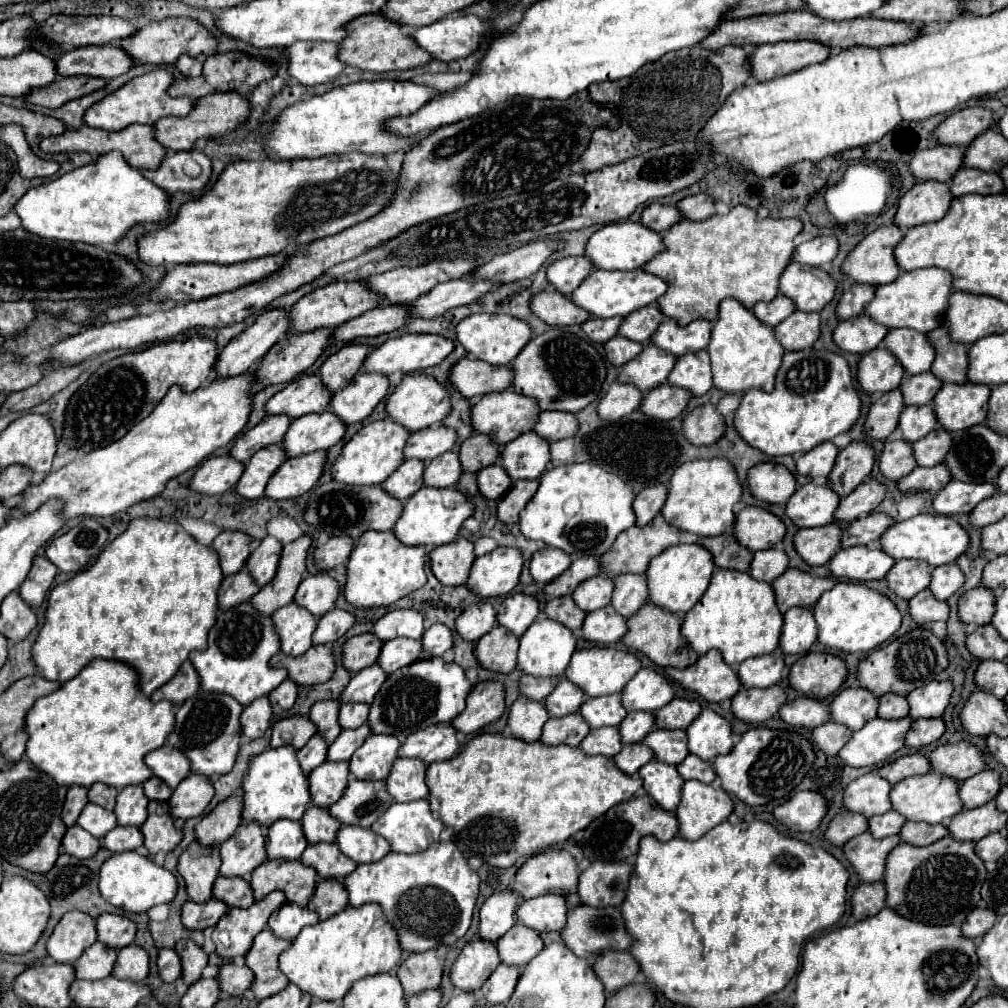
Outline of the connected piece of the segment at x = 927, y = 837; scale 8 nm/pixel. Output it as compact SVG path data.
M906 821L902 831L900 831L900 841L922 847L922 845L930 845L930 843L934 843L946 835L948 835L948 829L944 825L928 825L928 823Z

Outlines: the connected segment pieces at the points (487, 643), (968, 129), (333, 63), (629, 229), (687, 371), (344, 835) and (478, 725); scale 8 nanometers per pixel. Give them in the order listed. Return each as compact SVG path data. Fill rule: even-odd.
M494 627L474 647L474 655L484 669L510 673L516 669L518 639L502 627Z
M968 107L946 117L936 129L934 137L938 145L968 147L974 137L986 131L994 123L994 115L984 107Z
M298 41L288 47L290 75L302 85L320 85L338 79L348 65L338 59L338 43Z
M618 221L618 223L608 223L602 229L592 233L592 237L586 243L584 257L588 257L596 269L632 271L632 269L640 269L644 263L648 263L662 249L664 249L664 243L658 233L650 231L642 223Z
M694 351L676 359L674 369L668 375L668 385L688 389L692 397L704 395L712 389L712 373L710 373L710 357L708 353Z
M340 827L336 843L340 851L356 863L380 861L390 851L390 845L380 835L362 827Z
M496 681L478 683L476 689L466 697L466 709L458 715L452 725L462 733L476 733L490 721L496 721L504 713L504 687Z

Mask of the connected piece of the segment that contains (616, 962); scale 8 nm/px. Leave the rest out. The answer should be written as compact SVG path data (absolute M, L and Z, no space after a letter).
M626 951L604 953L594 961L594 973L602 981L606 993L612 993L612 991L618 991L620 987L630 985L638 971L640 971L638 963Z

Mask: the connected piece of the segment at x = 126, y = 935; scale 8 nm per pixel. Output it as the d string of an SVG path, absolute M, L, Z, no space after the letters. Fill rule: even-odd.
M104 913L102 917L96 919L96 931L98 931L98 939L104 945L110 945L112 949L122 949L126 945L132 945L136 925L122 915Z

